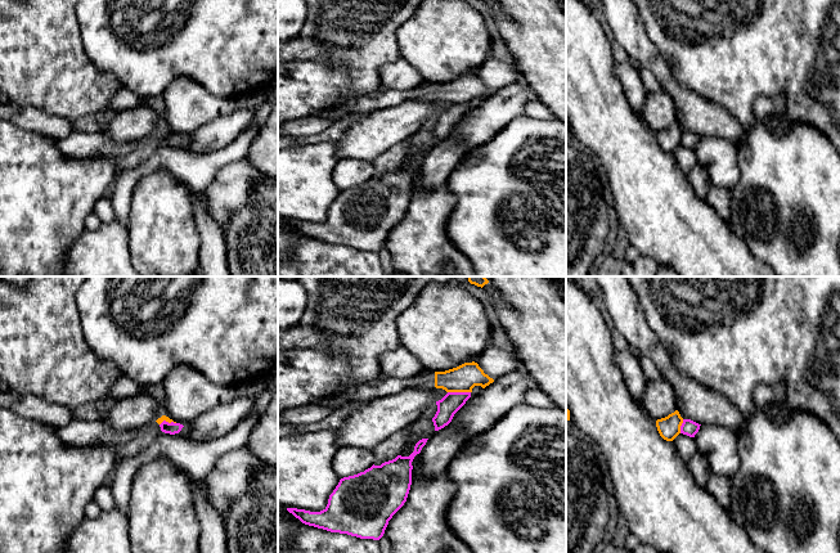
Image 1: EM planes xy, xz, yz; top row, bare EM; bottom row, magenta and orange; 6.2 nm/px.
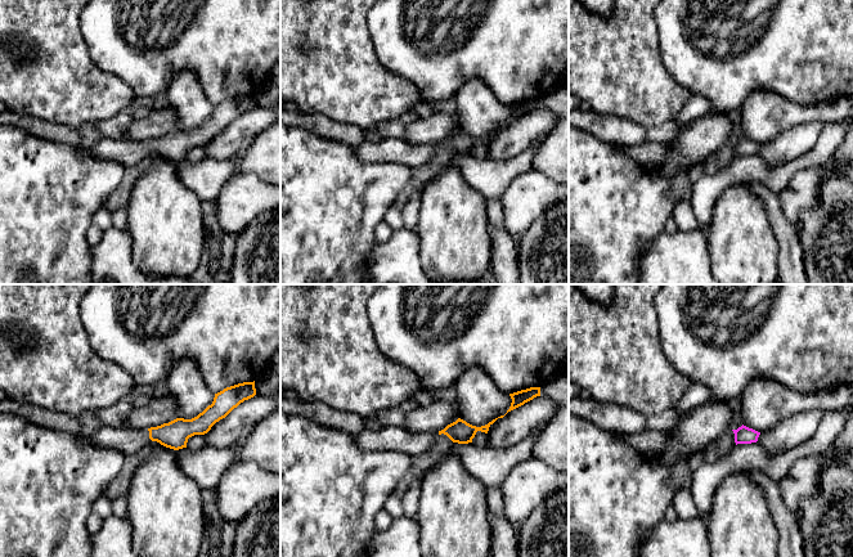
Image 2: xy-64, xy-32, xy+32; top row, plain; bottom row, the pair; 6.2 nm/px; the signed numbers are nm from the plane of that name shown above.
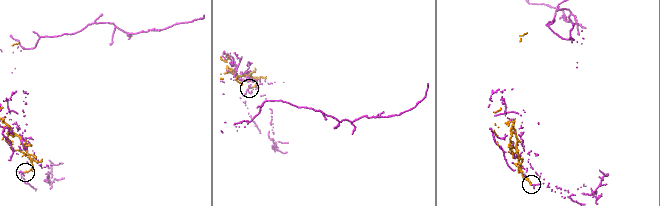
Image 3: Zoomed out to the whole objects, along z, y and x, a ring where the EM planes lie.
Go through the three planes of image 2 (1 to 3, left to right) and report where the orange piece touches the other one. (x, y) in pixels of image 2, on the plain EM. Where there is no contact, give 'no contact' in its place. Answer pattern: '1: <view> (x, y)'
1: no contact
2: no contact
3: no contact

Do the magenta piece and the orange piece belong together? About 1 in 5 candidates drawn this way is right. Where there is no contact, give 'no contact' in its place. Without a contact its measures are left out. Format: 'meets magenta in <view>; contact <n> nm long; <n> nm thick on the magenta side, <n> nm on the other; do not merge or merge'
meets magenta in xz; contact 140 nm long; 120 nm thick on the magenta side, 170 nm on the other; do not merge

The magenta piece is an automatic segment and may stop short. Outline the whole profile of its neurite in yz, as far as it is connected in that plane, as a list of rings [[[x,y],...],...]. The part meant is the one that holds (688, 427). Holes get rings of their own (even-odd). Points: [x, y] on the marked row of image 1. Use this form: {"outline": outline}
{"outline": [[[683,419],[683,423],[680,426],[680,433],[687,435],[689,437],[695,437],[695,435],[698,432],[700,430],[698,423],[691,421],[691,419]]]}

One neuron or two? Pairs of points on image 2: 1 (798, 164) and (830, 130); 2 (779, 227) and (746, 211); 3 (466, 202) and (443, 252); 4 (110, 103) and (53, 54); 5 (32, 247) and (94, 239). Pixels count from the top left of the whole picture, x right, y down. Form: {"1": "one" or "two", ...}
{"1": "one", "2": "two", "3": "one", "4": "one", "5": "two"}

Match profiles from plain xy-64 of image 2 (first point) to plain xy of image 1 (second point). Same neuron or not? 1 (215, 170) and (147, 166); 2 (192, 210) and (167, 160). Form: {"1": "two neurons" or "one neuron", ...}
{"1": "one neuron", "2": "two neurons"}

